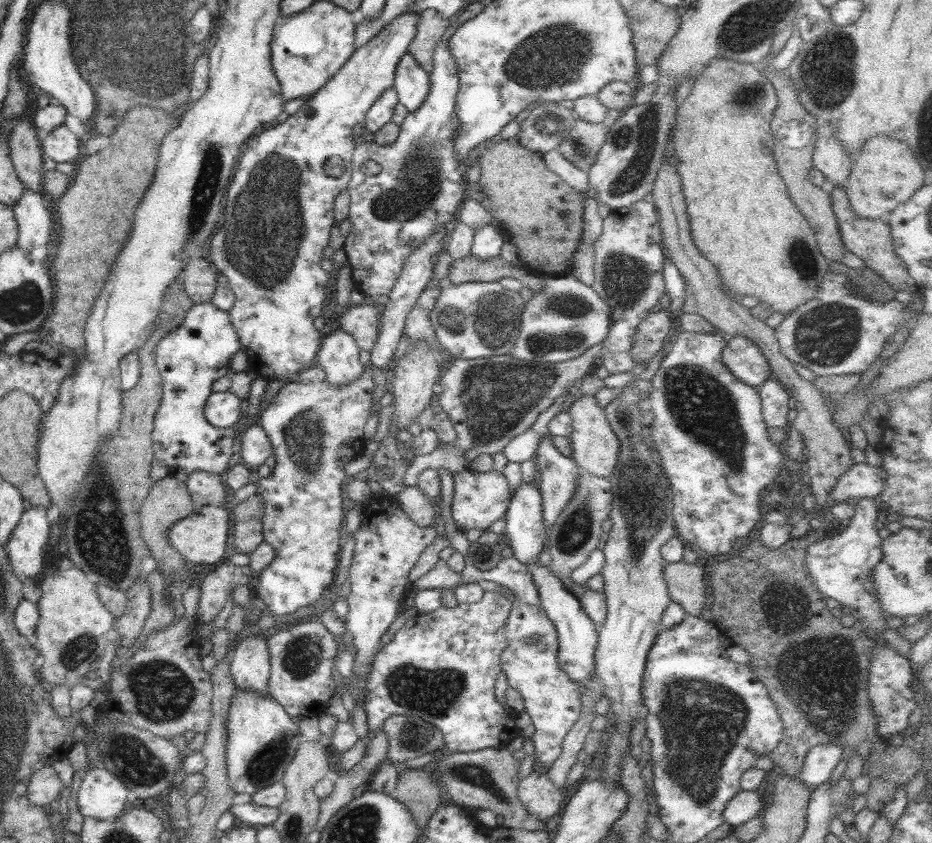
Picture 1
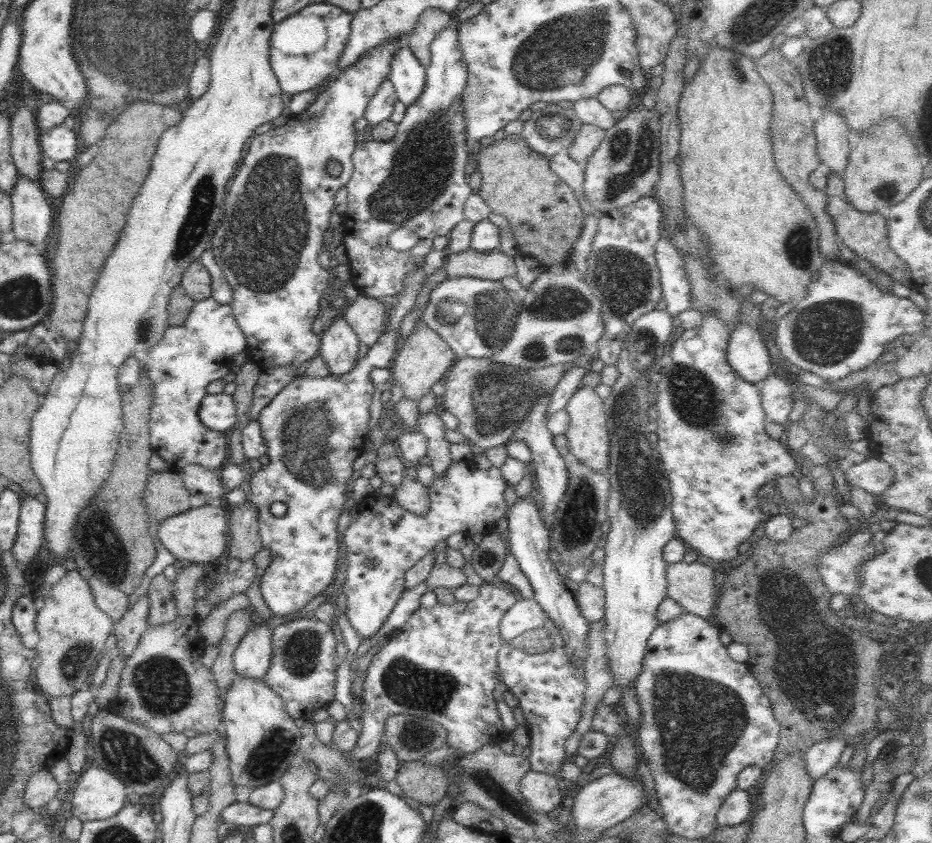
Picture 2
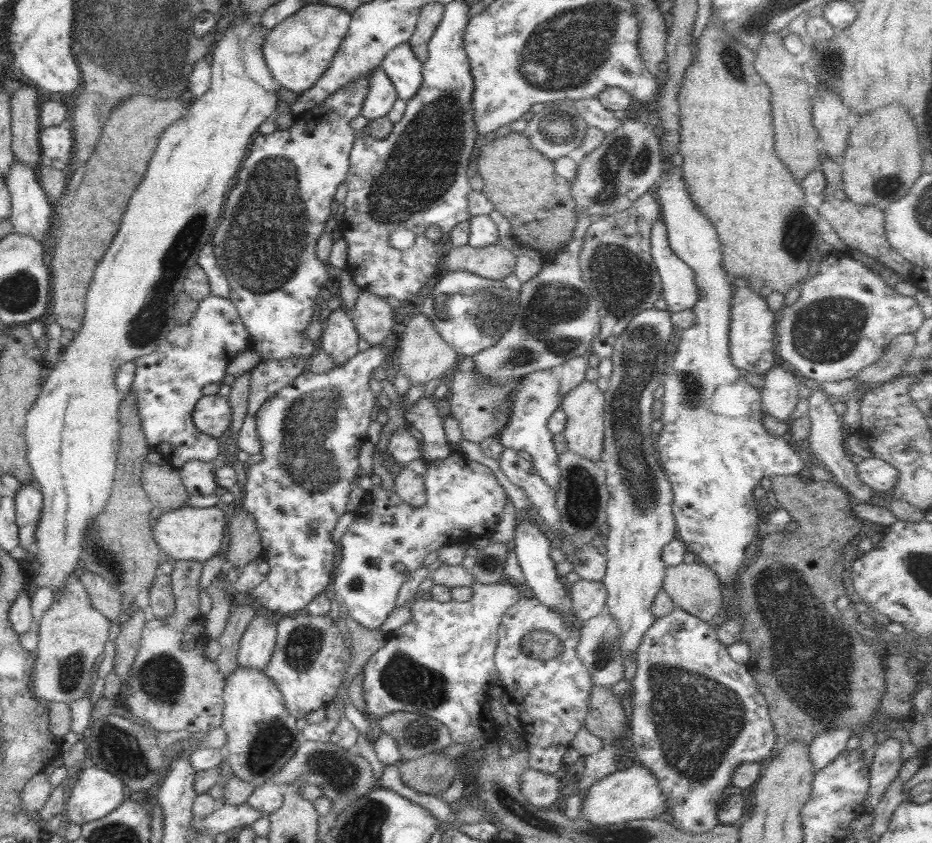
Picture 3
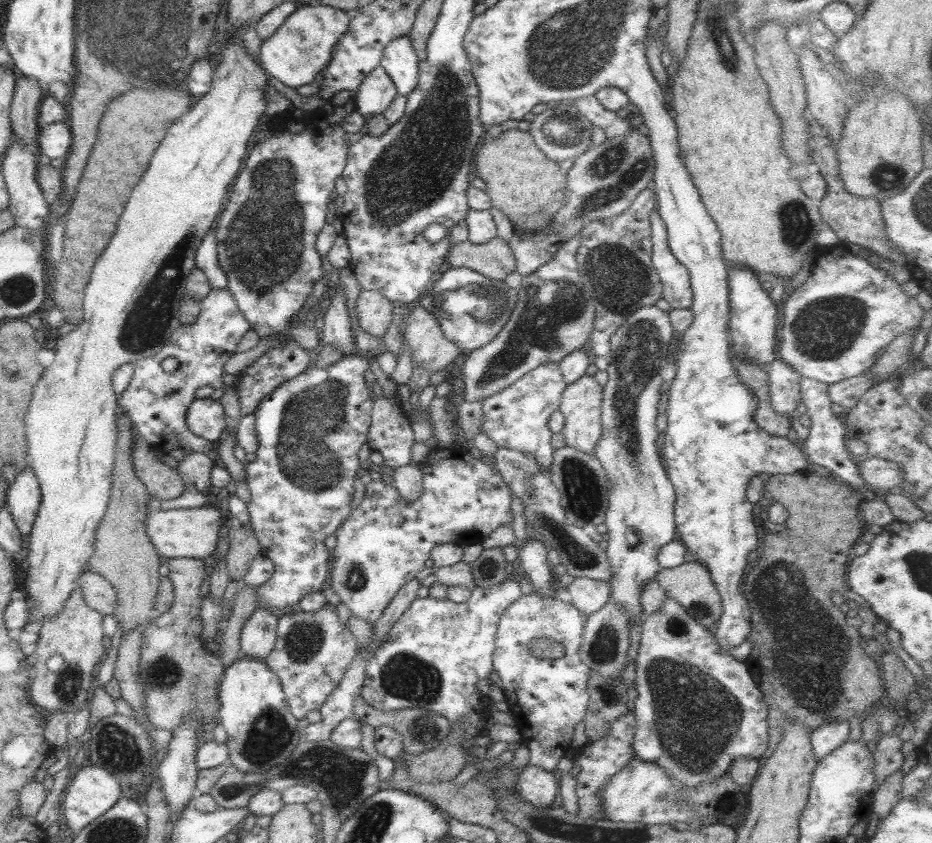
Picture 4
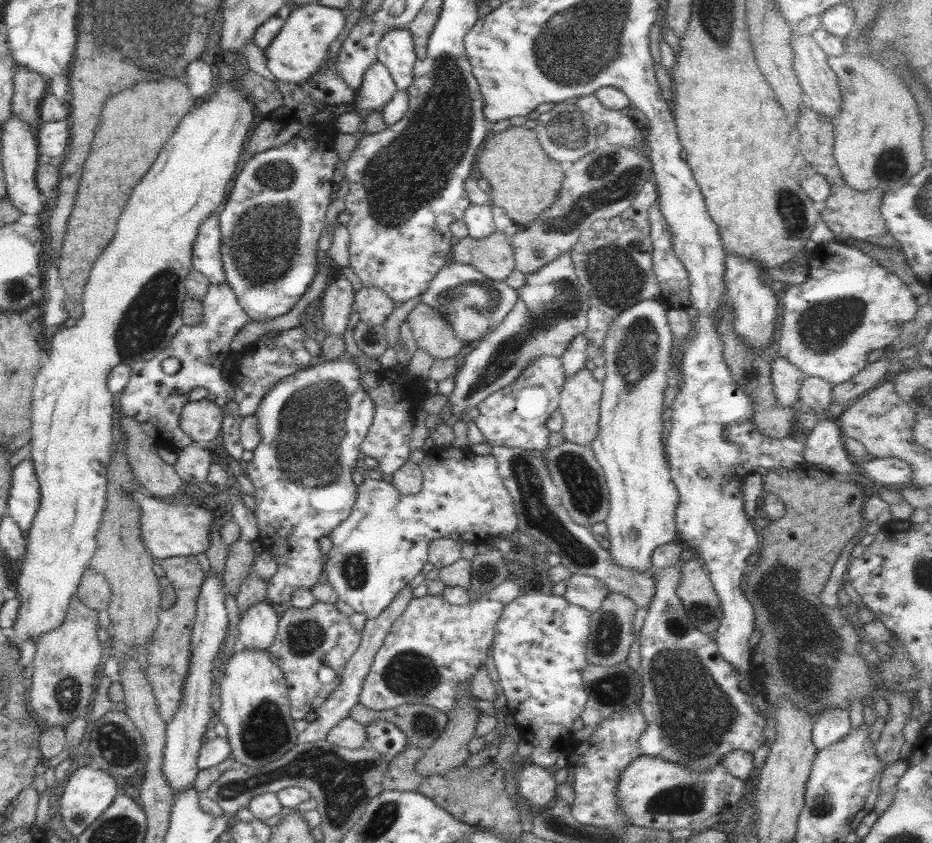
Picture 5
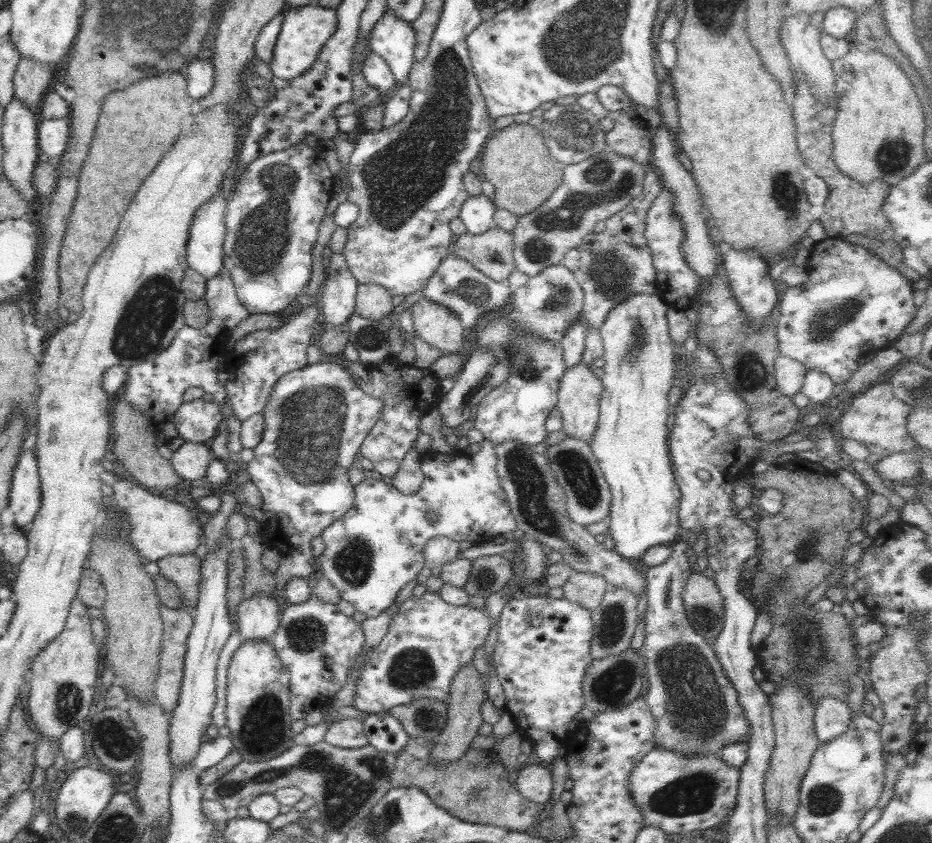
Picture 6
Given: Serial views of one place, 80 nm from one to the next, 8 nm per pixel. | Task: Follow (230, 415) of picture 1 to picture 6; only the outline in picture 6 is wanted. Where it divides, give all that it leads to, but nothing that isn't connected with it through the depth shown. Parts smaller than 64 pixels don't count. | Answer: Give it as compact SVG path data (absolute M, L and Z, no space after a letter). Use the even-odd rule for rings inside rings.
M194 400L183 403L173 414L173 420L183 441L204 443L215 437L218 424L225 417L220 412L221 406L212 401Z

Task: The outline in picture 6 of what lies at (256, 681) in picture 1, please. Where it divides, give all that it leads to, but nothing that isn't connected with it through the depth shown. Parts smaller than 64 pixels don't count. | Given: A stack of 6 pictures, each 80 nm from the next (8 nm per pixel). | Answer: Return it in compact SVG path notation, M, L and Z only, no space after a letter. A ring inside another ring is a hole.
M258 594L248 600L242 600L237 609L241 639L246 642L268 641L280 625L278 606L276 599L268 594Z

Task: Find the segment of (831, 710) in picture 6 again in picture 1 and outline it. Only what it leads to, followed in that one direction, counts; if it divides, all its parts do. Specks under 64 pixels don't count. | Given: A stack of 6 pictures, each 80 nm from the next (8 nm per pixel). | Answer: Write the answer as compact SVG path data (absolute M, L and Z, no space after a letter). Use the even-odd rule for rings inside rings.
M822 744L807 752L801 768L801 778L809 789L824 784L832 776L842 758L843 748L834 744Z

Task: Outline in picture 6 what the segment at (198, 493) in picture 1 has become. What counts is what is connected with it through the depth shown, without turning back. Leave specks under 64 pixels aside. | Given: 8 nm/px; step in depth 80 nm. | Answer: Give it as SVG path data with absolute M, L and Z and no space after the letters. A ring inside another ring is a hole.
M182 441L174 446L169 460L176 474L189 481L204 479L208 465L216 458L204 443Z

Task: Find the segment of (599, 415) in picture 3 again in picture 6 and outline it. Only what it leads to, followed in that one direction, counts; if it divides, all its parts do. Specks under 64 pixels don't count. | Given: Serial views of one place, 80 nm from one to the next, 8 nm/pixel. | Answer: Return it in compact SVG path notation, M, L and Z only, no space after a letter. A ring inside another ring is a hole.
M583 362L567 368L558 389L557 409L563 418L563 431L568 437L590 442L599 421L599 404L603 394L602 381L597 370L591 370Z

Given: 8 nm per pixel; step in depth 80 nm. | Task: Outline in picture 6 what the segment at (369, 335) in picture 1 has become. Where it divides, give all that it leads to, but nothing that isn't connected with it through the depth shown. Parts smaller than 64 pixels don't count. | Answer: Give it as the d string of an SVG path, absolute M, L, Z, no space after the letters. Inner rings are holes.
M359 284L355 298L355 312L373 321L380 321L392 312L392 296L379 284Z

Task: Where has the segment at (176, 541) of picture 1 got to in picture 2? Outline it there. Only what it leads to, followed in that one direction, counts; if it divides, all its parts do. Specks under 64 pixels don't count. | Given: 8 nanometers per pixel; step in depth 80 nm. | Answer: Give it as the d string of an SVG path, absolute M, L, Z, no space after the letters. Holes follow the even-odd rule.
M206 504L199 507L190 507L188 510L165 518L160 522L157 536L160 544L169 550L178 562L202 564L214 561L225 554L228 549L226 533L229 524L226 518L224 504Z

